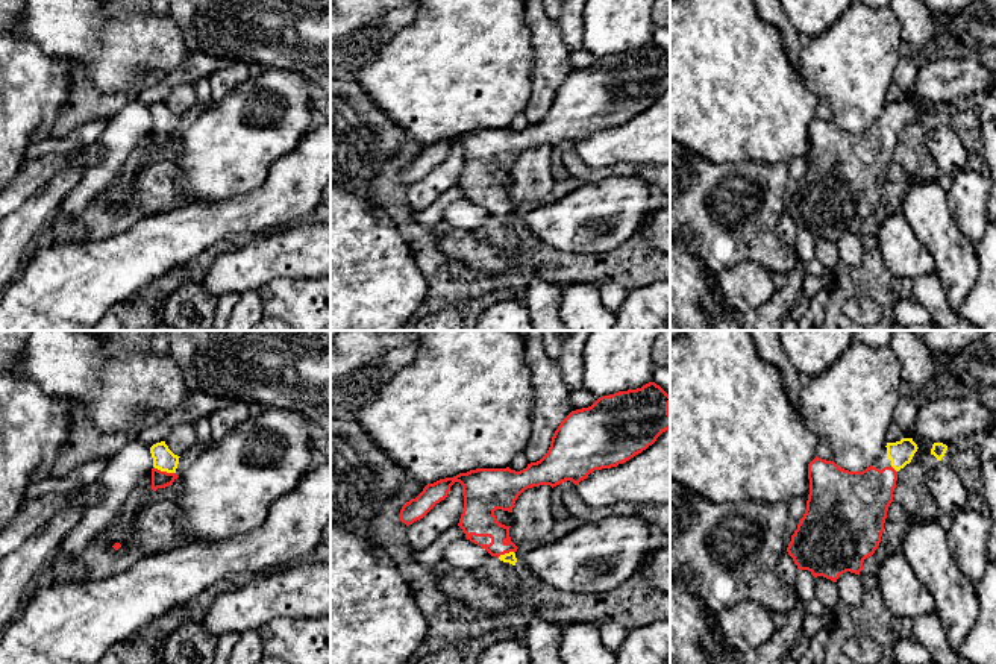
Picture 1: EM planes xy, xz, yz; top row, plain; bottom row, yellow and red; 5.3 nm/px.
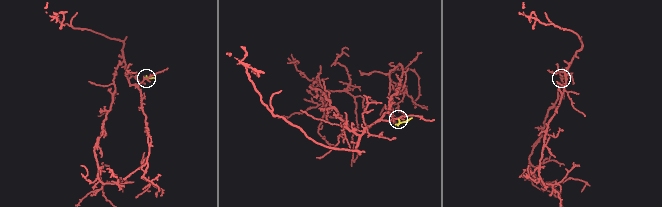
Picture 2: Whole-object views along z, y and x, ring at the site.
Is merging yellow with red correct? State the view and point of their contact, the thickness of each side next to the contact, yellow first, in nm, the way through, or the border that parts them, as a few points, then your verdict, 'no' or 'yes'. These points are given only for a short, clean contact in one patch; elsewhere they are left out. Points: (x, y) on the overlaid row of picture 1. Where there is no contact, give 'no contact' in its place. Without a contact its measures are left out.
meets yellow in xy at (164, 470); 120 nm thick on the yellow side, 100 nm on the other; runs through xy (164, 460), (164, 470), (159, 479); yes

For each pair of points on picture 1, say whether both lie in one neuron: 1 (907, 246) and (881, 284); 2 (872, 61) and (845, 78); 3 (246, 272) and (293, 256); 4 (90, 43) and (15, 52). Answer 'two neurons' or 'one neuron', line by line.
1: two neurons
2: one neuron
3: one neuron
4: two neurons

